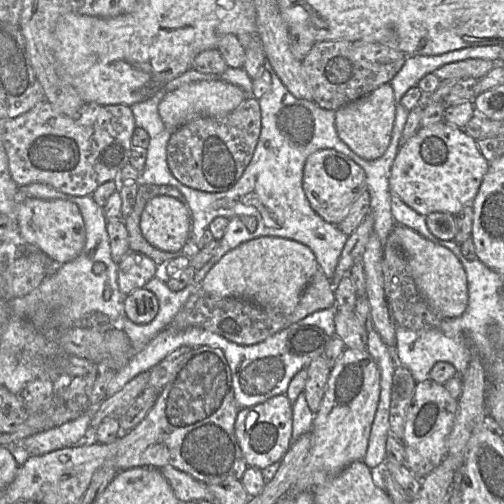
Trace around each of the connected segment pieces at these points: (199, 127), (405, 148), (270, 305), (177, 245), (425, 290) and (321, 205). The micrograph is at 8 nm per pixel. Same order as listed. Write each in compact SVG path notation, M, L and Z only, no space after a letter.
M247 97L236 109L224 116L197 117L174 130L167 146L167 163L173 176L182 184L204 192L224 192L240 179L250 163L261 132L259 102Z
M442 121L420 128L416 135L399 148L391 168L390 193L398 196L403 203L424 217L435 212L455 216L465 206L472 205L488 168L489 162L481 154L476 140L466 134L463 128Z
M265 236L246 241L228 251L206 274L202 288L218 297L251 301L265 309L271 318L284 318L294 312L306 287L319 269L315 255L307 246L289 239Z
M156 196L145 205L140 229L145 240L165 252L184 249L189 241L190 218L183 202L171 196Z
M395 224L393 234L416 287L432 312L440 319L460 317L468 305L467 276L460 260L447 248L432 243L406 226Z
M324 149L311 154L304 165L303 190L310 206L327 223L338 225L367 189L364 170L345 155Z

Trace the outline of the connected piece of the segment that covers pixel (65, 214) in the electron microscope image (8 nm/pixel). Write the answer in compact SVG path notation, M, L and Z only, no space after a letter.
M26 198L16 206L16 218L21 239L46 254L56 264L75 259L86 240L85 225L78 206L64 199Z

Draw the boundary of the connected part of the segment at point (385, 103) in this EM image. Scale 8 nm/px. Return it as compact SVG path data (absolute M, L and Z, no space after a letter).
M384 84L370 94L335 111L335 127L339 138L360 158L374 161L386 152L395 121L395 95L391 85Z

